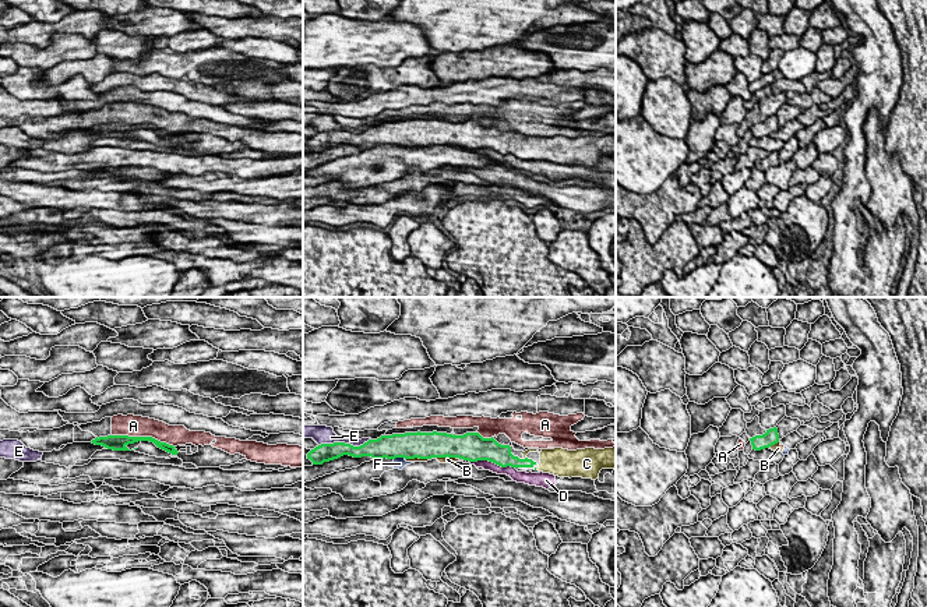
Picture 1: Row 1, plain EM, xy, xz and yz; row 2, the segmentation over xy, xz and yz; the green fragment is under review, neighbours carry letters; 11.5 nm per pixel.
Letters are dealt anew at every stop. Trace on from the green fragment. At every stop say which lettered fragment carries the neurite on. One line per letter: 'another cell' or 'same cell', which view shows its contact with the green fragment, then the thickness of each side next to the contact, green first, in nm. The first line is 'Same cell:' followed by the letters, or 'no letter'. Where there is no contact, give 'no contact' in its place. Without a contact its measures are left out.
Same cell: C
A: another cell | xy | 130/260 nm
B: another cell | xz | 320/70 nm
C: same cell | no contact
D: another cell | xz | 280/120 nm
E: another cell | xz | 220/200 nm
F: another cell | xz | 320/130 nm

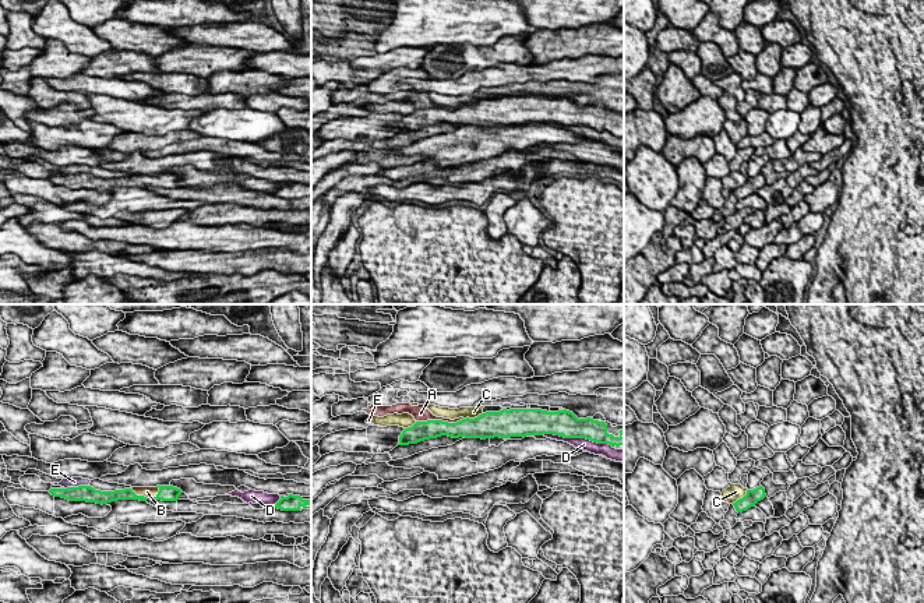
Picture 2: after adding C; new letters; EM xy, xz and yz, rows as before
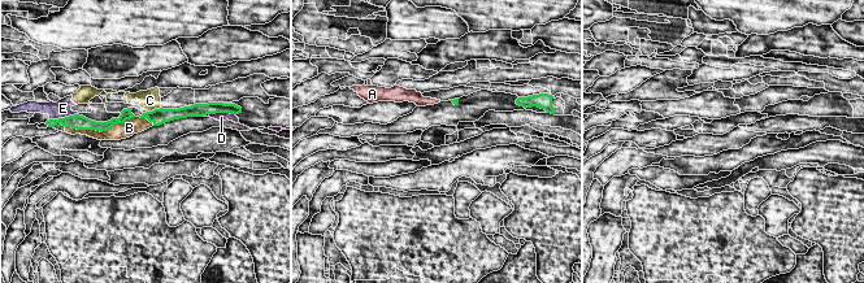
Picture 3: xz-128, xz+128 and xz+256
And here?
Same cell: B
A: another cell | xz | 220/190 nm
B: same cell | xy | 130/130 nm
C: another cell | xz | 300/130 nm
D: another cell | xz | 320/130 nm
E: another cell | xy | 190/130 nm

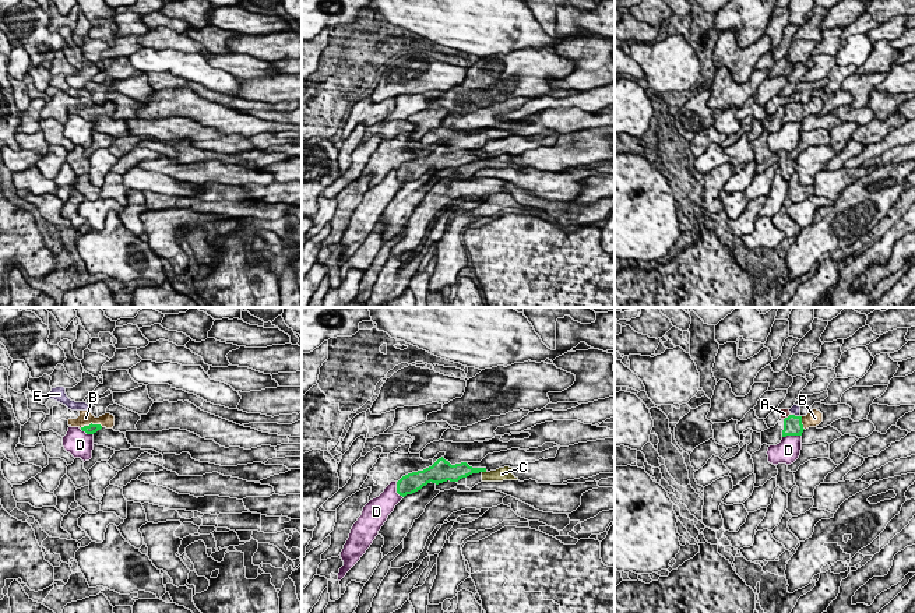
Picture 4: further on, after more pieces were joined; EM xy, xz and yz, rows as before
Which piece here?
Same cell: B
A: another cell | yz | 220/100 nm
B: same cell | xy | 120/170 nm
C: another cell | xz | 170/160 nm
D: another cell | yz | 220/280 nm
E: another cell | yz | 220/120 nm

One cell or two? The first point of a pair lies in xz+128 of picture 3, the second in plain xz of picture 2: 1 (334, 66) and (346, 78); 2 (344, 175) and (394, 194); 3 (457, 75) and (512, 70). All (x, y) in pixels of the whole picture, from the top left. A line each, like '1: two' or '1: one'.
1: one
2: two
3: one

